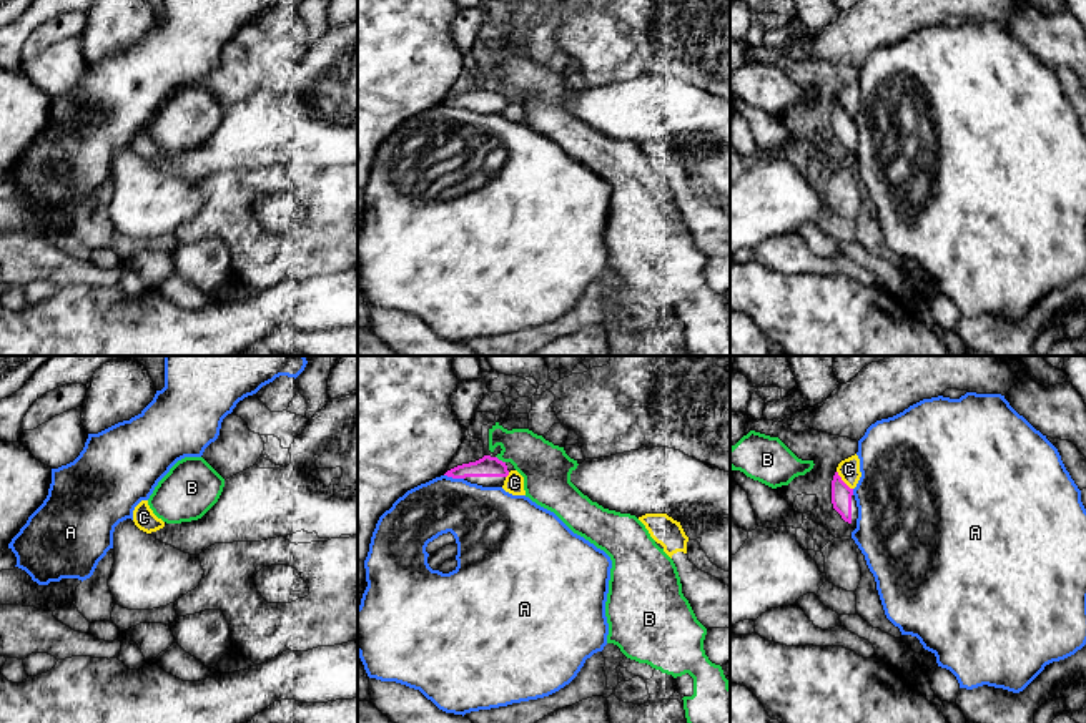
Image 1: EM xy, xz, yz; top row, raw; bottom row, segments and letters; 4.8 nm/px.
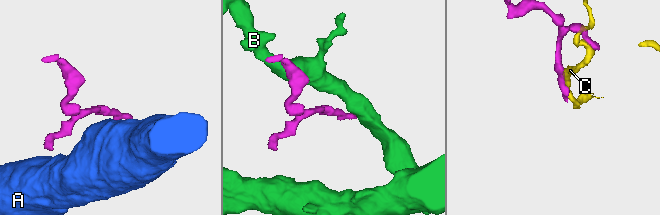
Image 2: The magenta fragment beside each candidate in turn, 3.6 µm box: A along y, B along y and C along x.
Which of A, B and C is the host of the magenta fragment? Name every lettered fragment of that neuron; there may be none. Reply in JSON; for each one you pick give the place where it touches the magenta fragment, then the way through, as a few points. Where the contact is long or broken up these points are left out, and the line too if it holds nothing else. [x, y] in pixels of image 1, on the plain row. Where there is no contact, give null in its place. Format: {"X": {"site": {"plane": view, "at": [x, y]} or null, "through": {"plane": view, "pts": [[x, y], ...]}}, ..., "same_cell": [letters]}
{"same_cell": []}

